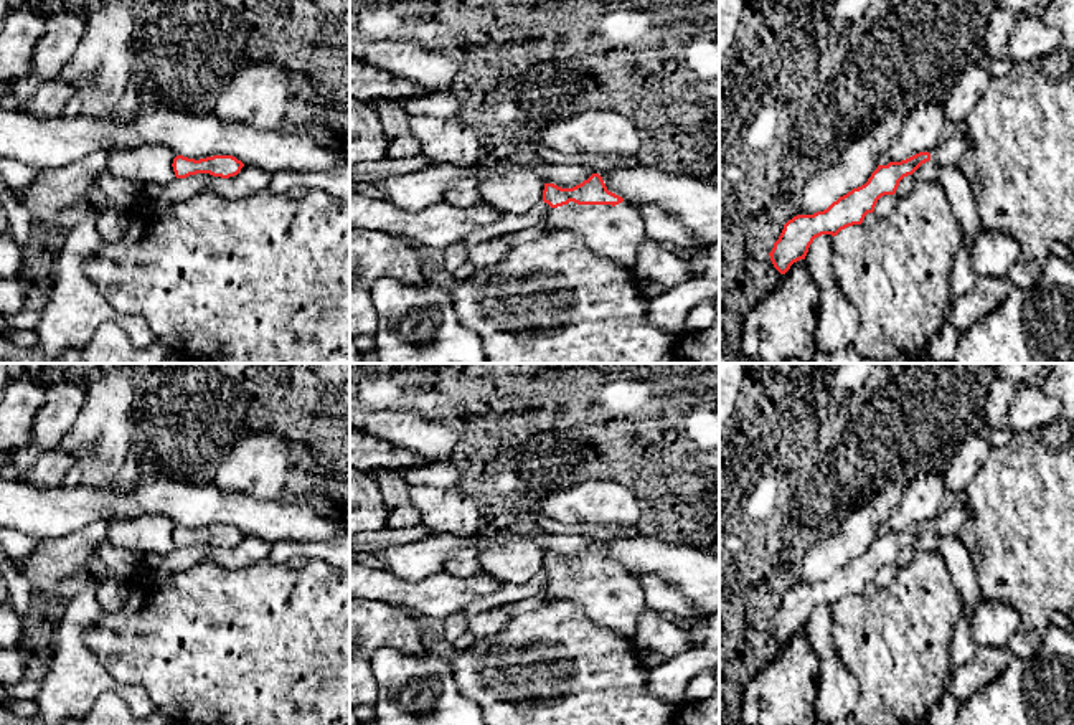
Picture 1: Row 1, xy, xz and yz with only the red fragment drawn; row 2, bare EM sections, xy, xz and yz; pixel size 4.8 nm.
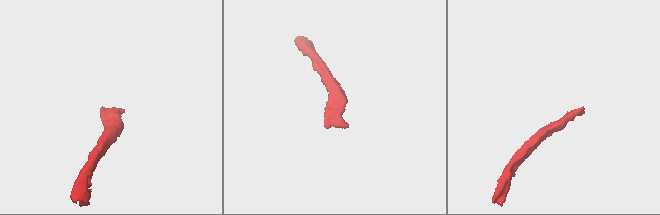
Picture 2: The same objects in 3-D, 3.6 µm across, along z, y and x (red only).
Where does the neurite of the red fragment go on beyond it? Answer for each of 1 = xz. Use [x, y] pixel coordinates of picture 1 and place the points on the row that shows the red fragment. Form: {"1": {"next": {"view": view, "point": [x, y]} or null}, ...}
{"1": {"next": {"view": "xz", "point": [616, 233]}}}

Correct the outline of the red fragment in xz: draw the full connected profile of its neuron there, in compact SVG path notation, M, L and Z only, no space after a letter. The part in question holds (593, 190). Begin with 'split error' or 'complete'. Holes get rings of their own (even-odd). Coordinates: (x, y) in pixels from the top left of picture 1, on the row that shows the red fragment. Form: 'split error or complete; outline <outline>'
split error; outline M592 173L572 188L544 183L543 201L551 206L548 221L572 231L601 258L634 271L638 249L648 238L640 213L622 197L607 190Z

